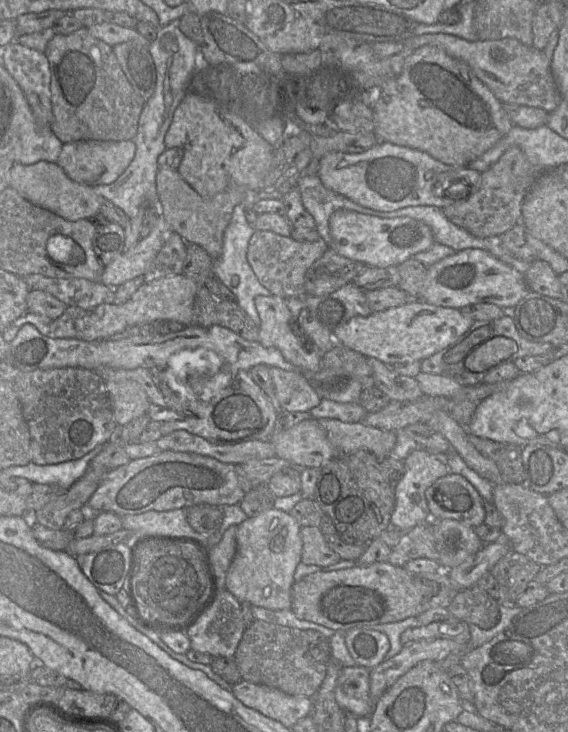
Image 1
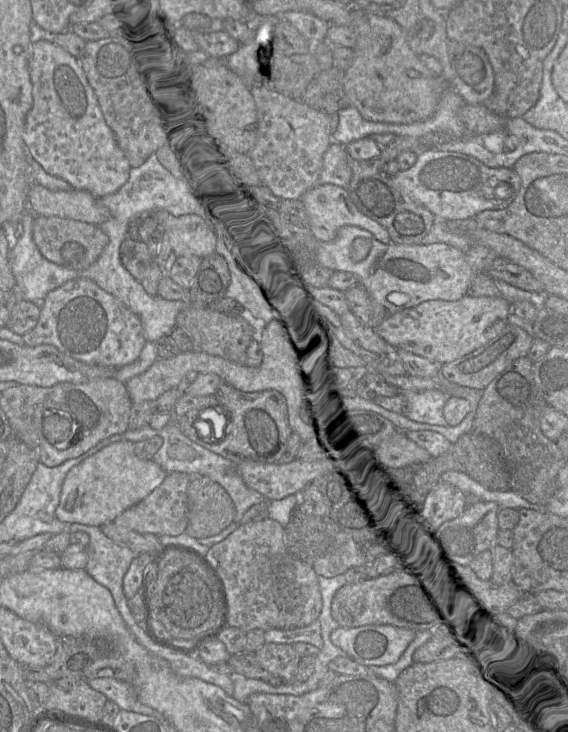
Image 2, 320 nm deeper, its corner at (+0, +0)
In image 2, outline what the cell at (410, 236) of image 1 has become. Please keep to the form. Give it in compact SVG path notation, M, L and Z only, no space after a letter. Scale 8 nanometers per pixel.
M332 184L316 185L303 194L300 200L303 203L308 218L308 235L317 242L330 242L336 237L337 232L342 227L355 226L369 231L379 242L391 244L386 229L360 212L352 203L345 188Z

